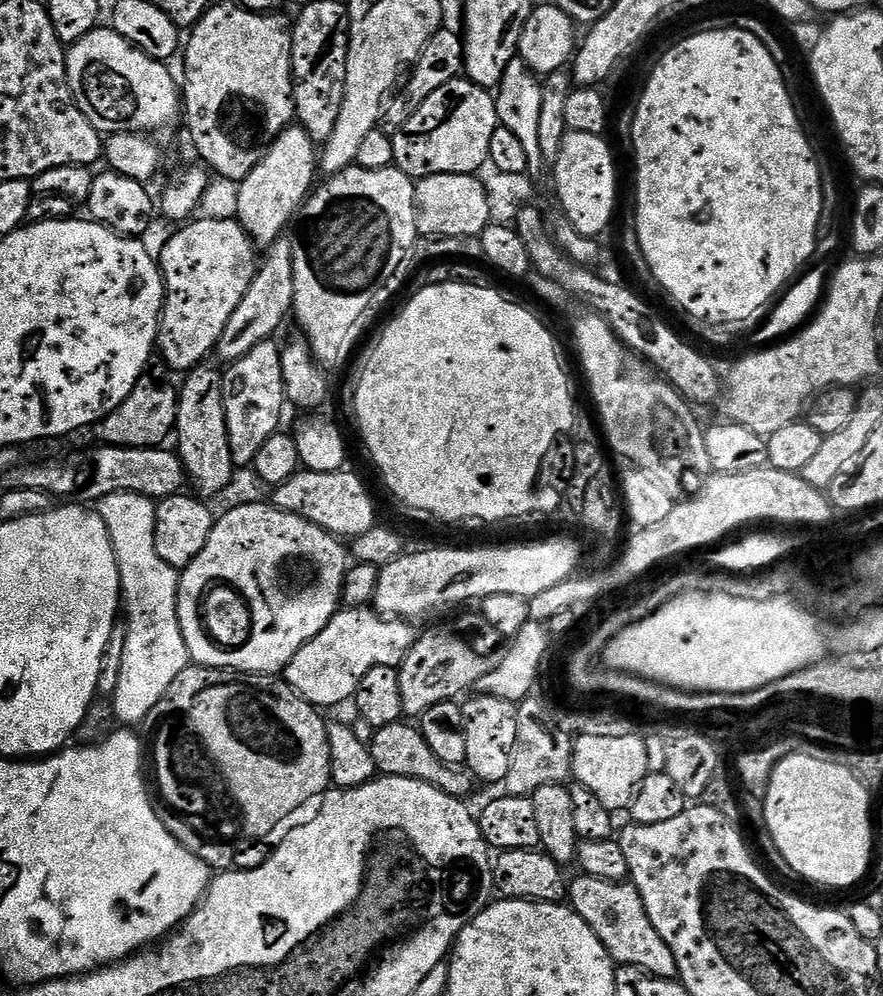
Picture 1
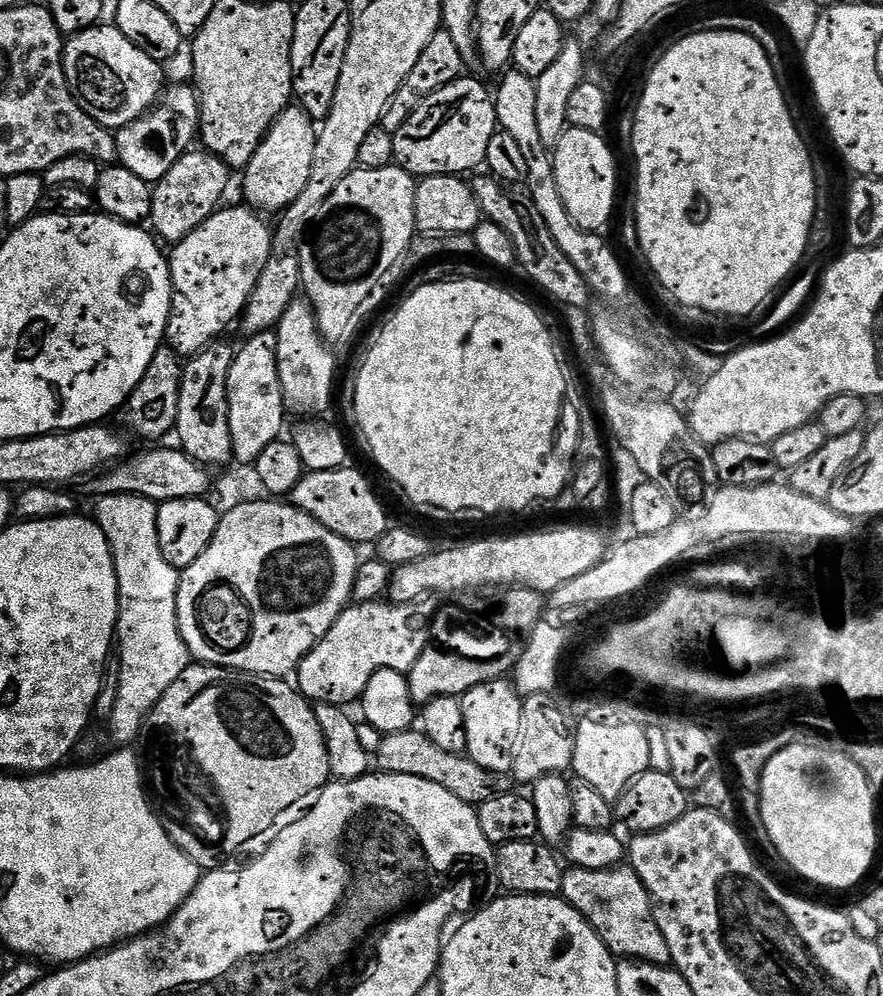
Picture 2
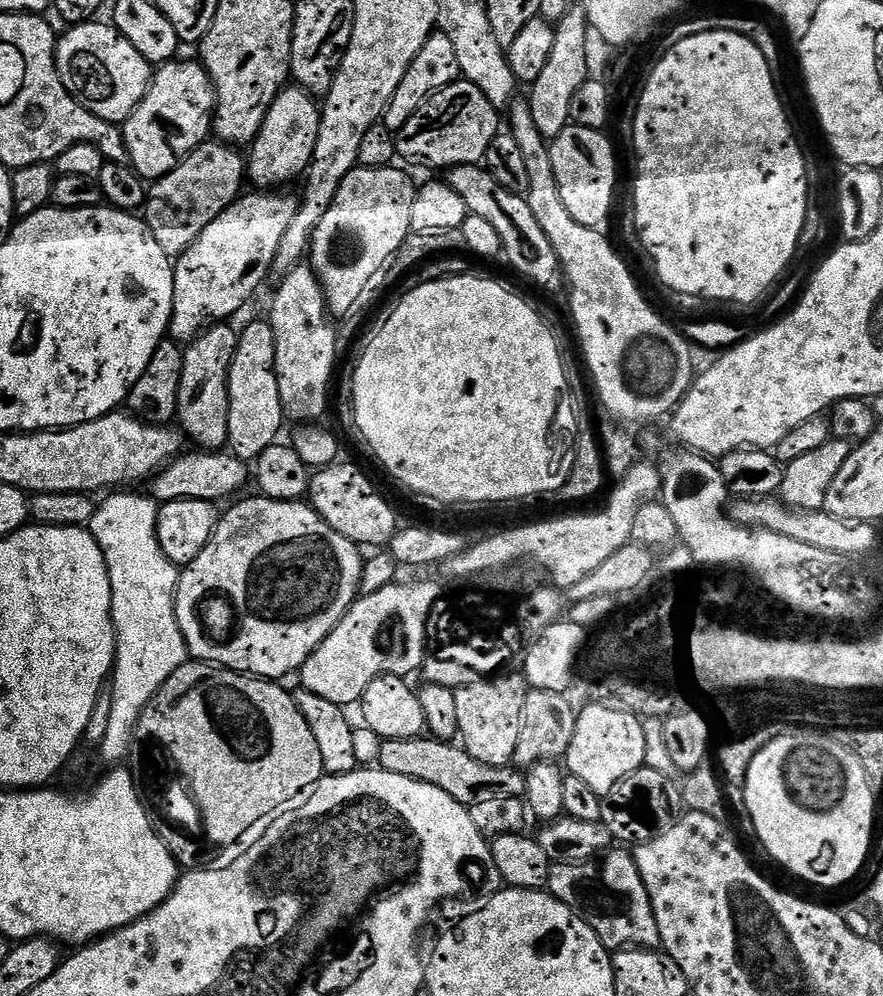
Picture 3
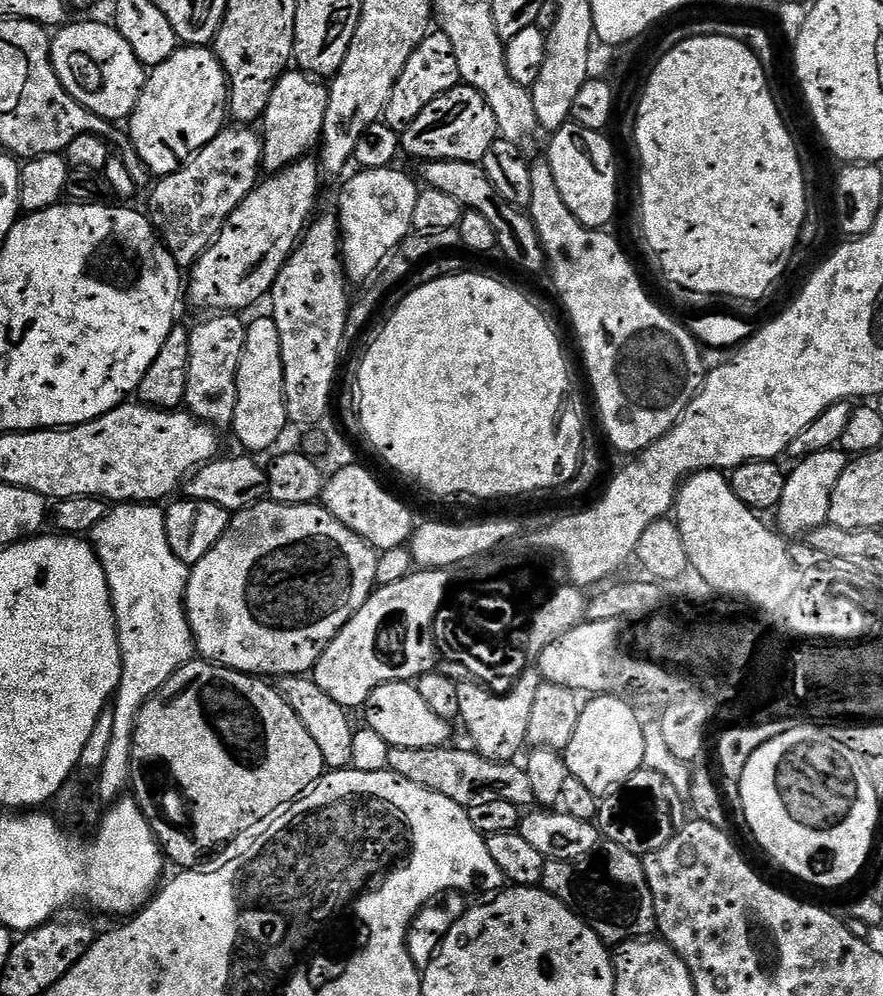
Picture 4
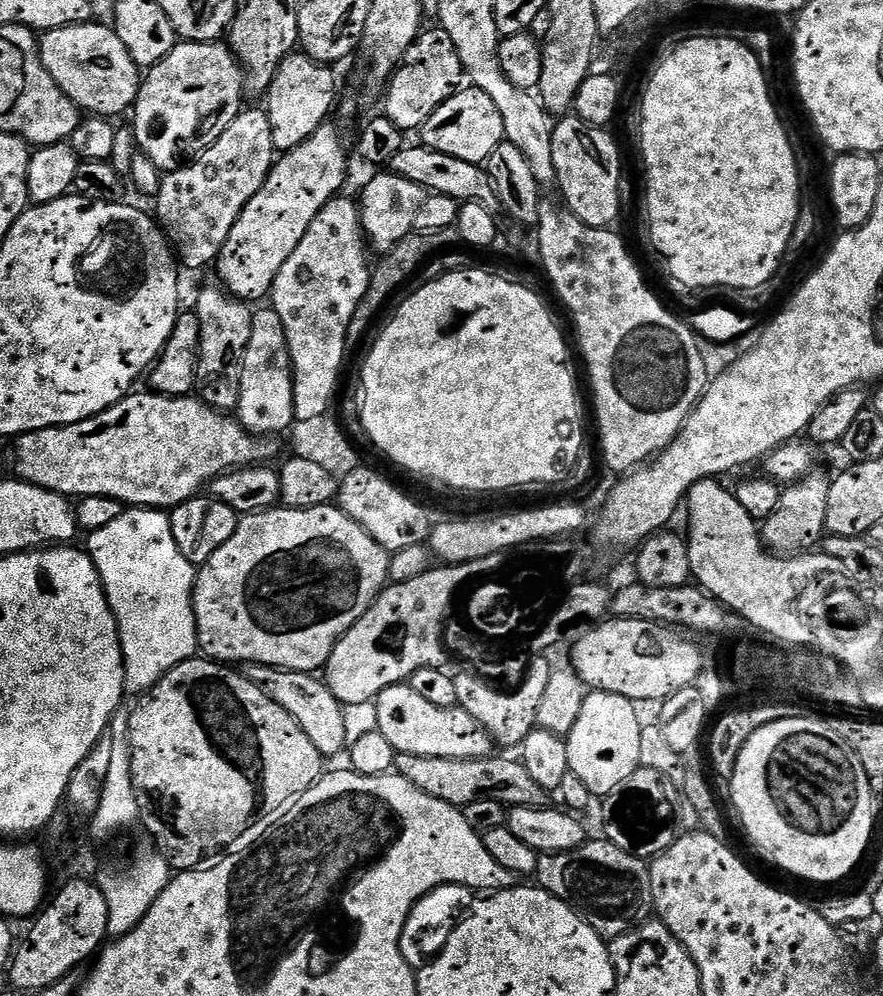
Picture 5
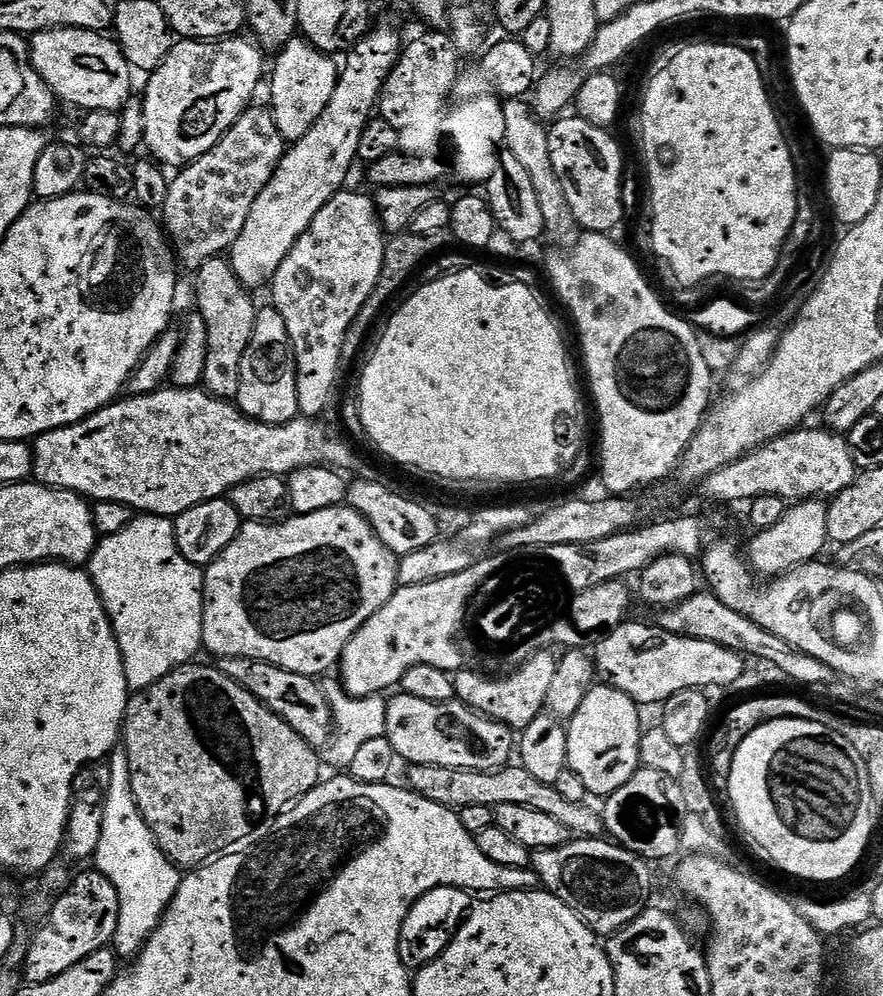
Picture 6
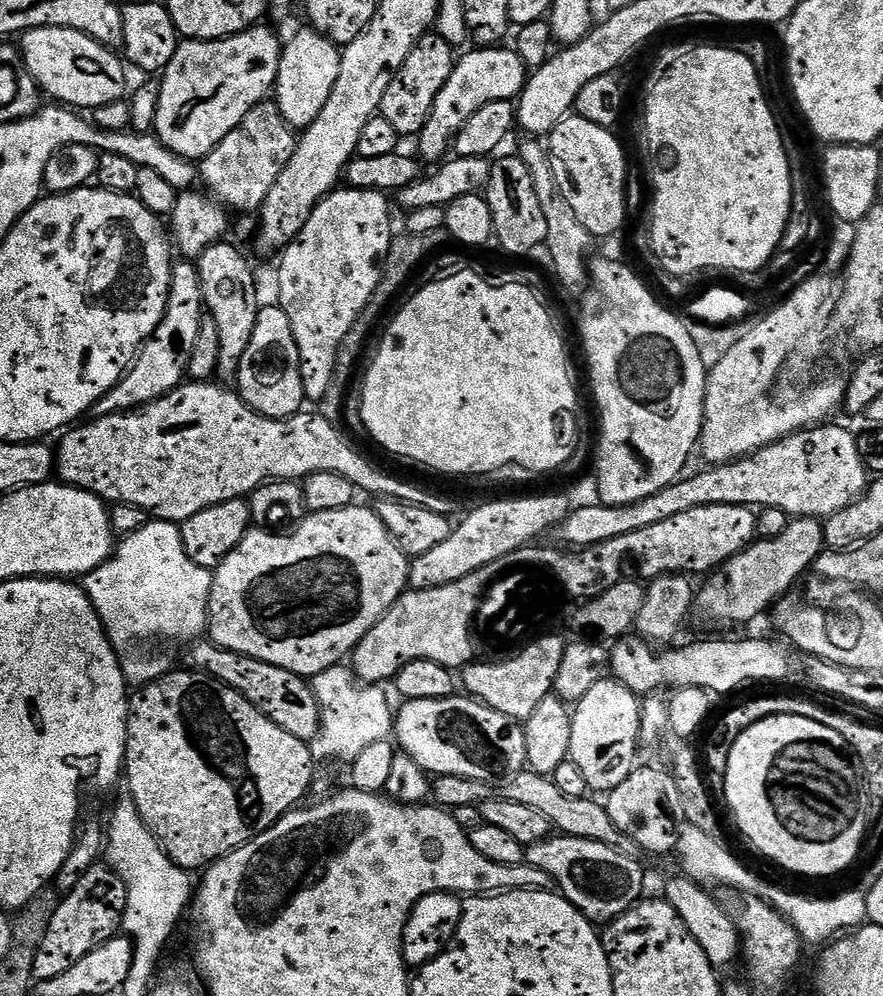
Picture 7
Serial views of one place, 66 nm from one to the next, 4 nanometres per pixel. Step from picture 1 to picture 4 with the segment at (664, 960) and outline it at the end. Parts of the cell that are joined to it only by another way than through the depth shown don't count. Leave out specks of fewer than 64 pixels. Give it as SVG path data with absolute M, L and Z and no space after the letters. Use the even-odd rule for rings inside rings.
M604 842L581 860L545 860L540 884L544 891L582 917L605 945L642 940L657 931L654 898L646 882L644 861L630 854L630 850L622 850L622 846Z

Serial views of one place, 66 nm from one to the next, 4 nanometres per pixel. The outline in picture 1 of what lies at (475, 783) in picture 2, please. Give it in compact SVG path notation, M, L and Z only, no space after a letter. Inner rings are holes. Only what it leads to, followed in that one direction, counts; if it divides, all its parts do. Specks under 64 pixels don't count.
M401 722L375 729L368 749L374 758L374 766L380 776L414 778L435 788L441 788L446 794L457 798L468 798L472 792L472 784L474 785L472 773L463 767L442 762L438 758L438 754L434 754L434 750L430 750L430 742L426 742L426 738L420 733L420 729L415 723Z

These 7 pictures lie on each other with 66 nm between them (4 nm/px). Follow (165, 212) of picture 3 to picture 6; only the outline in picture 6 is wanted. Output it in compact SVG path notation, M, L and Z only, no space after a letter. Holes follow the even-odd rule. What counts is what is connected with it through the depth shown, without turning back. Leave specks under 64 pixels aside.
M249 106L226 130L224 137L218 143L206 150L196 160L185 163L175 177L171 177L166 194L166 202L162 209L162 227L170 241L170 247L175 259L189 270L201 268L210 258L224 256L238 238L242 226L246 226L246 218L250 218L250 206L262 194L266 182L275 174L276 167L286 151L286 142L274 122L271 107L256 108Z

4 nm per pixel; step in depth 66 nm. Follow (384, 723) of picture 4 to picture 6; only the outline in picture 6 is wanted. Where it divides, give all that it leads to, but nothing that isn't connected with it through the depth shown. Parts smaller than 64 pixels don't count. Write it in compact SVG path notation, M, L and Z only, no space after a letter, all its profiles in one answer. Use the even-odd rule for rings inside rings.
M397 694L393 700L387 701L386 730L390 746L394 746L397 757L408 764L433 764L434 766L454 766L462 770L478 770L479 772L497 772L500 768L509 767L518 740L513 729L502 722L492 720L473 708L467 708L459 700L448 700L445 704L438 702L422 702L422 698L414 698Z

